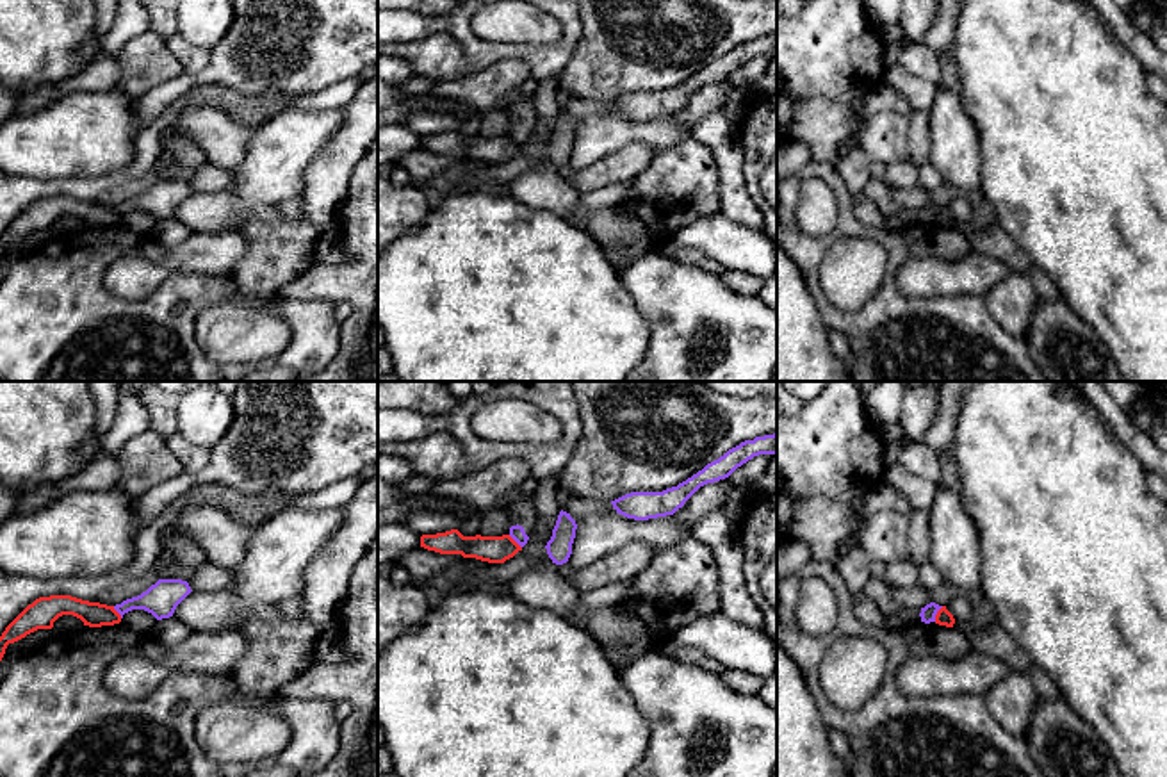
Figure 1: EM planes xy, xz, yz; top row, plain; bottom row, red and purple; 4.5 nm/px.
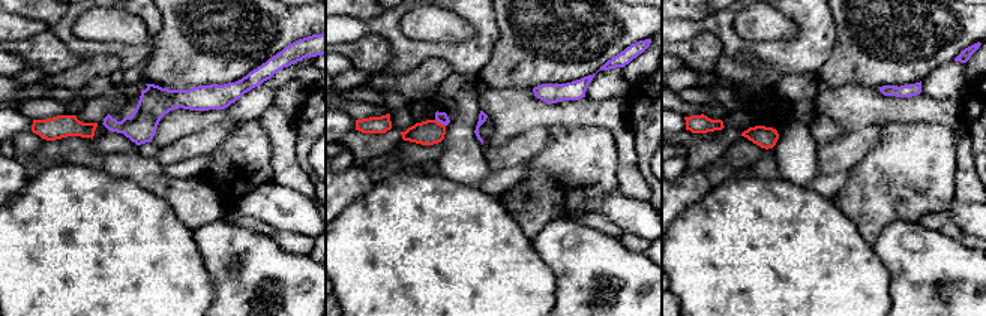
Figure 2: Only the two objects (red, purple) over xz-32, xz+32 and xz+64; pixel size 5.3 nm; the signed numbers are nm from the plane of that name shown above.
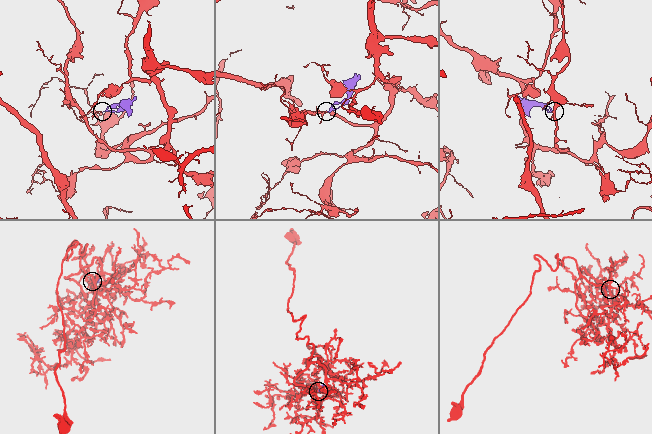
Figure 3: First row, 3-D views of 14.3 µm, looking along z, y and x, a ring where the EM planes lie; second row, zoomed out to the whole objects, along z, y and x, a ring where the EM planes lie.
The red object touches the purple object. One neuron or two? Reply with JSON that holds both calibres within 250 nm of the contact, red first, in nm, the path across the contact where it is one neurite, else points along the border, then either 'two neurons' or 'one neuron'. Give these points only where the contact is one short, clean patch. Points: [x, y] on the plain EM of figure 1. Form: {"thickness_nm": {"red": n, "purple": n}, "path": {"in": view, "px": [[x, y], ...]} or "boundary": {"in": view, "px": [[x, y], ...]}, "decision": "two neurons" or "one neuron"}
{"thickness_nm": {"red": 70, "purple": 70}, "boundary": {"in": "yz", "px": [[943, 207], [934, 221]]}, "decision": "two neurons"}

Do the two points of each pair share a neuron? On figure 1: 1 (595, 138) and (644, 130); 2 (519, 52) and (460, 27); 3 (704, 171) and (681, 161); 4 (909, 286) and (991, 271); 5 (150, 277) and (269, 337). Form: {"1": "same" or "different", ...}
{"1": "same", "2": "same", "3": "same", "4": "same", "5": "different"}

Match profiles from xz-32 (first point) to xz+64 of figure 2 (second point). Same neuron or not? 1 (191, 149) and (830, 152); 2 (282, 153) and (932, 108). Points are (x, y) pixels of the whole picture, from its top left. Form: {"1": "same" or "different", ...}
{"1": "same", "2": "same"}

